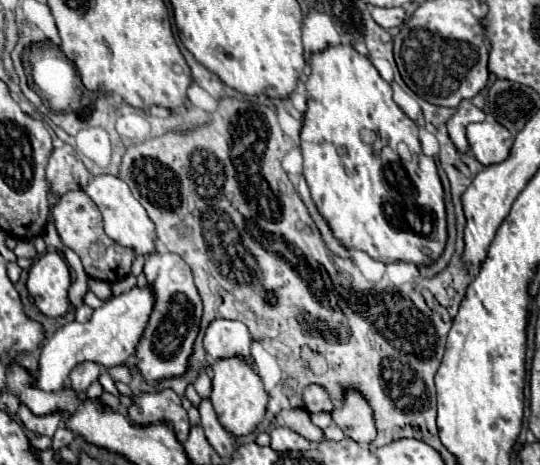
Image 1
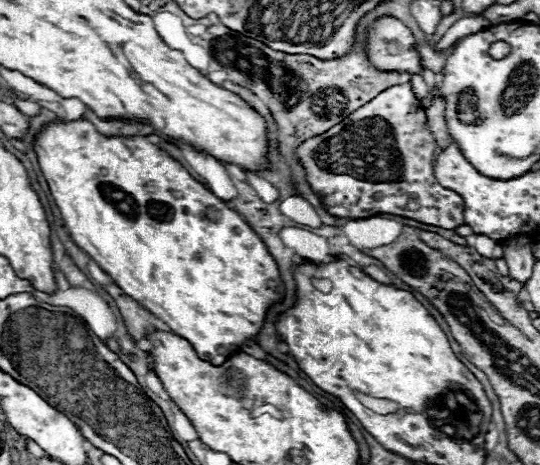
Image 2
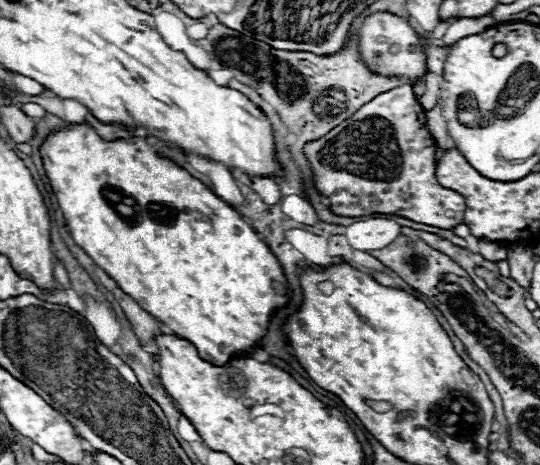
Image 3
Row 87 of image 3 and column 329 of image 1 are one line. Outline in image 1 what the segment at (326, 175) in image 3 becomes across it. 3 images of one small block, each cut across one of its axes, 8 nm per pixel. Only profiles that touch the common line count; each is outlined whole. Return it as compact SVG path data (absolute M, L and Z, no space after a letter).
M312 384L304 390L304 404L306 404L308 412L322 412L322 410L330 412L334 408L326 390L322 386L316 386L316 384Z

